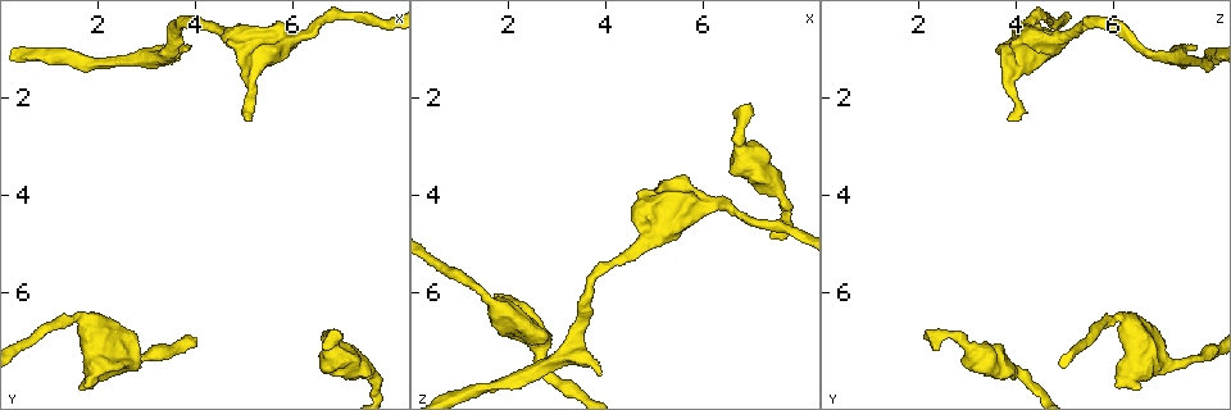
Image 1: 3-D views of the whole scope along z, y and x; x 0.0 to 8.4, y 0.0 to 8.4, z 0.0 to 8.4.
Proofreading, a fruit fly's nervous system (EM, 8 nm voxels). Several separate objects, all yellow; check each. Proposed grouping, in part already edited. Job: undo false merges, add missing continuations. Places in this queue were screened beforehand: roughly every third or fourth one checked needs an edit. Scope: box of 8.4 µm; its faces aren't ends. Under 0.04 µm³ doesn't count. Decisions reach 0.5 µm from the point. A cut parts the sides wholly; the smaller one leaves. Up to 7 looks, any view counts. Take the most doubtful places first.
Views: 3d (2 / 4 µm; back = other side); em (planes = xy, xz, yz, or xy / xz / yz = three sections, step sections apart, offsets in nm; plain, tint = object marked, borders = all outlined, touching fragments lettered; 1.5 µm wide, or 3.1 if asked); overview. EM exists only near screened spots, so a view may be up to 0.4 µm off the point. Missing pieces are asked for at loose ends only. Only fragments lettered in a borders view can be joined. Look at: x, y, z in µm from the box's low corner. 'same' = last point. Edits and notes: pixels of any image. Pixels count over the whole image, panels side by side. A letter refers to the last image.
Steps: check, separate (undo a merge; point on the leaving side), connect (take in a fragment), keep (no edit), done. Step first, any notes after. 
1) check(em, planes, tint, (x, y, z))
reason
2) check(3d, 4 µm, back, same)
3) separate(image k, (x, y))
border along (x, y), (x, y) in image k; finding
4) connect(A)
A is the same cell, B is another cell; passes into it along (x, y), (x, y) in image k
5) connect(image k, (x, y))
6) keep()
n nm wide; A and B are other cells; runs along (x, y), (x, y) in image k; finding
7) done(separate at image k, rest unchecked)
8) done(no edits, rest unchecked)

check(em, planes, borders, (6.90, 6.85, 2.10))
free end

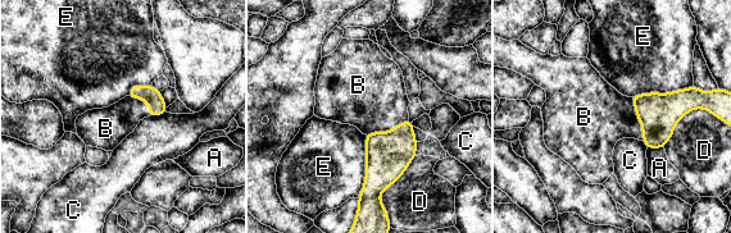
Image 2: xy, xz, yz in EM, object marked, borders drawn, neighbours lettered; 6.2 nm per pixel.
connect(B)
B is the same cell, A, C, D and E are other cells; passes into it along (387, 154), (386, 131), (371, 95) in image 2; it goes on there

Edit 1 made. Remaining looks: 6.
check(em, xz, step 8, borders, (3.90, 0.95, 7.65))
an open end

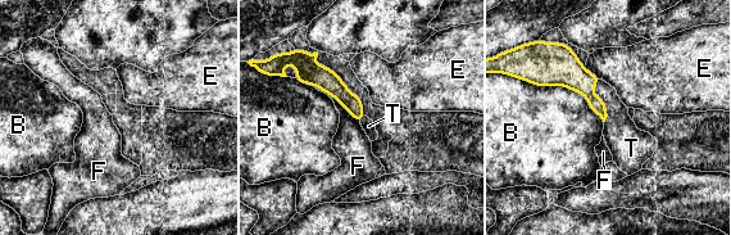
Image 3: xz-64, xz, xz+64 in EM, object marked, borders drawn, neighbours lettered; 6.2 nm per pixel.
connect(T)
T is the same cell, B, E and F are other cells; passes into it along (572, 75), (603, 100), (621, 134) in image 3; it goes on there

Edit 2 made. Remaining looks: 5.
done(connect at image 2, connect at image 3, rest unchecked)

